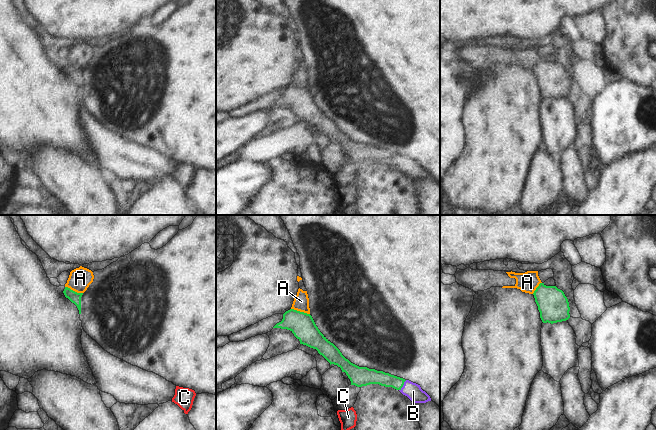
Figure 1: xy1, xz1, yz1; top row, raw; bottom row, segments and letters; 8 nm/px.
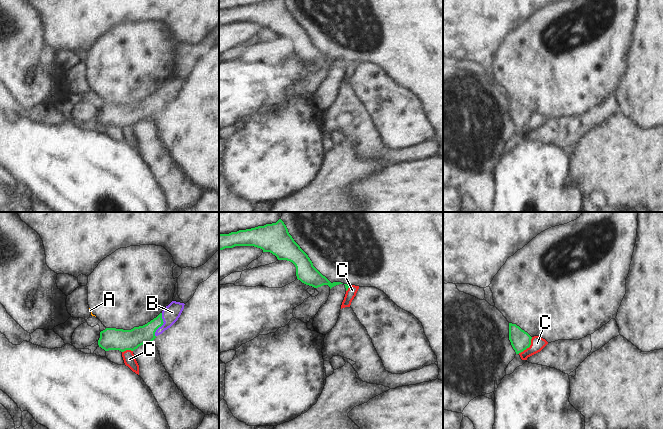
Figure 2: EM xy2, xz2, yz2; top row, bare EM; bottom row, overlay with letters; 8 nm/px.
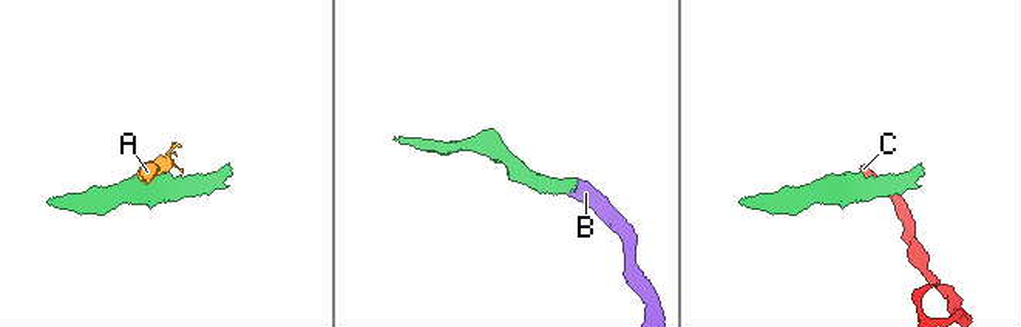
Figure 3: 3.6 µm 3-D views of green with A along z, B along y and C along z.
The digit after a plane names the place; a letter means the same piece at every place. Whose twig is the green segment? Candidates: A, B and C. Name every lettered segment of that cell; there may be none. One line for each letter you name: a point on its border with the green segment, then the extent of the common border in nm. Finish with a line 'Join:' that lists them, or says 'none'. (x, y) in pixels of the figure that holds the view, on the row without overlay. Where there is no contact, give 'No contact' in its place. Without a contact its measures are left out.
B: Touches green at xy2 (161, 101). Shared border 200 nm
Join: B

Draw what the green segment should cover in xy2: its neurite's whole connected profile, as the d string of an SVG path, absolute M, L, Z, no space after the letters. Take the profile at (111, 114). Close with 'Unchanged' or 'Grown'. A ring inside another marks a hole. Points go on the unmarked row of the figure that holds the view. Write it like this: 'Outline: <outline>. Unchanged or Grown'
Outline: M172 77L156 94L131 106L106 104L100 108L98 121L105 127L134 127L143 120L151 119L158 111L170 104L180 93L184 81Z. Grown

